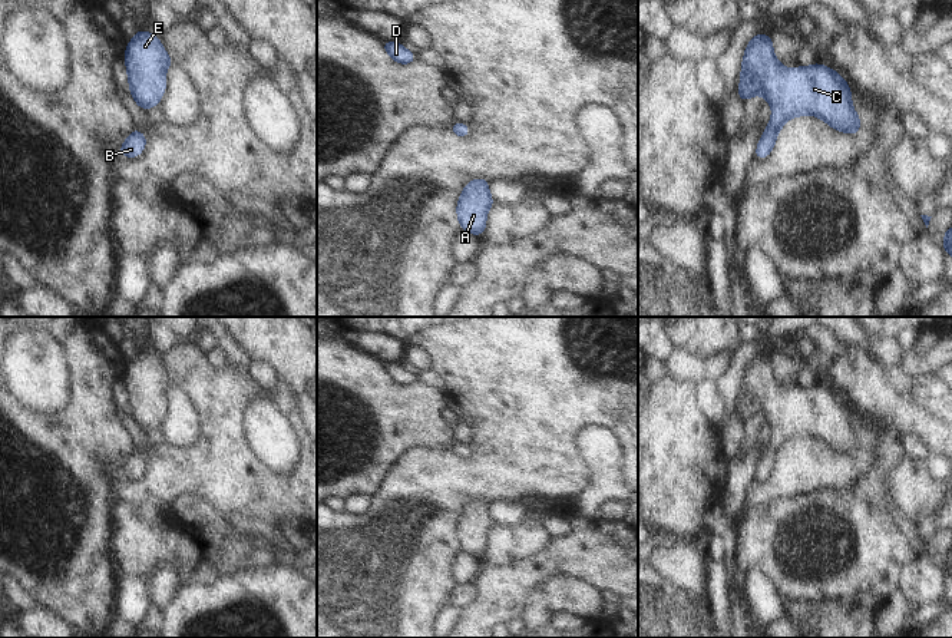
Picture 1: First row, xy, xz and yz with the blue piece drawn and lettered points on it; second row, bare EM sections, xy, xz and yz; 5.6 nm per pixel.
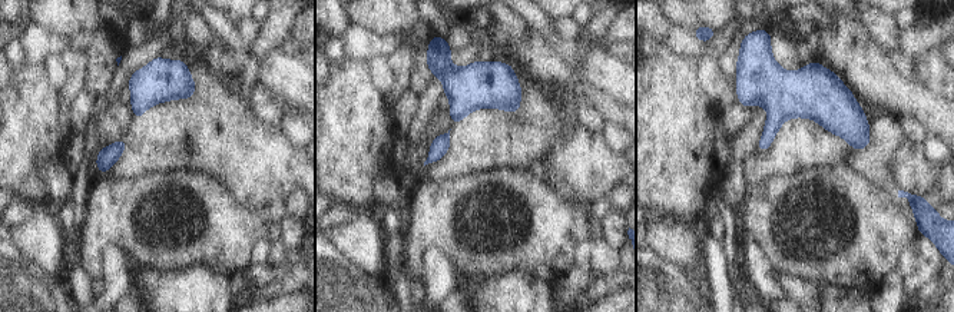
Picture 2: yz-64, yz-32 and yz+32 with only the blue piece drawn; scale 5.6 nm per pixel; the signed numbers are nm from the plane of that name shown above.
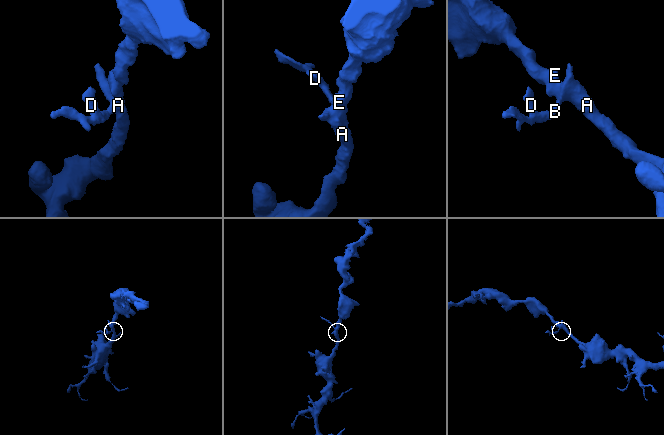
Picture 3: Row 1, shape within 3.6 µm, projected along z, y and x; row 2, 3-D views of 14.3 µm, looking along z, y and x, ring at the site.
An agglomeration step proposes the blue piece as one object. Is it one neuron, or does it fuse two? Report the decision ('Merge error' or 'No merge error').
No merge error

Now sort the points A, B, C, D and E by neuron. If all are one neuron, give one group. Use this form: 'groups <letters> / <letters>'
groups A B C D E

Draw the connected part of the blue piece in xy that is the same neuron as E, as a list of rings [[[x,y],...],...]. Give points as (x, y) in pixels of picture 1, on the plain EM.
[[[138,351],[128,363],[125,384],[132,420],[142,432],[156,429],[166,410],[165,394],[172,386],[159,358]]]

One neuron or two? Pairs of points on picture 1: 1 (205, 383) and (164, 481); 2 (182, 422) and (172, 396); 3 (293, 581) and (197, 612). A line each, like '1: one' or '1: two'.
1: one
2: one
3: one

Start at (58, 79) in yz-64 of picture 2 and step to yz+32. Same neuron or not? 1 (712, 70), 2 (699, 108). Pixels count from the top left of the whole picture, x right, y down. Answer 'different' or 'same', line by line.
1: same
2: different

